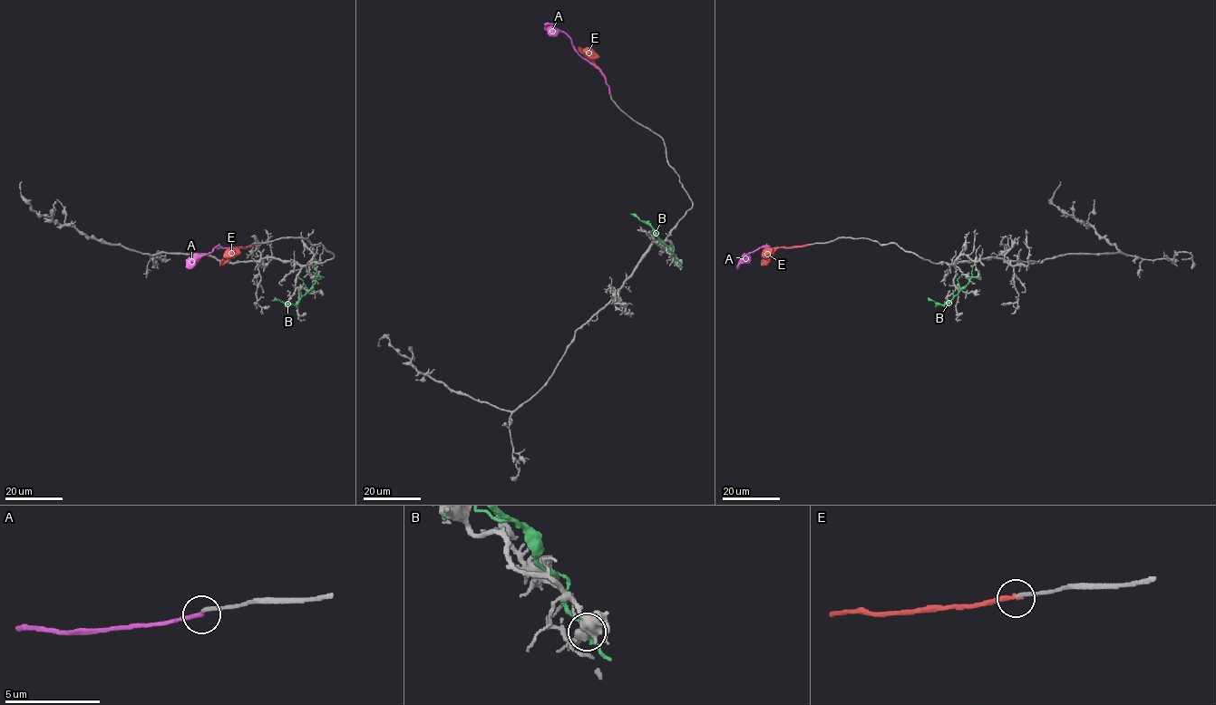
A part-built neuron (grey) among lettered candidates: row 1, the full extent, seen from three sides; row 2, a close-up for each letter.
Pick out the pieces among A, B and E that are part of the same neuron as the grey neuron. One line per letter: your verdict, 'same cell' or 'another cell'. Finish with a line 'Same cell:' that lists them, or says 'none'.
A: another cell
B: another cell
E: same cell
Same cell: E

